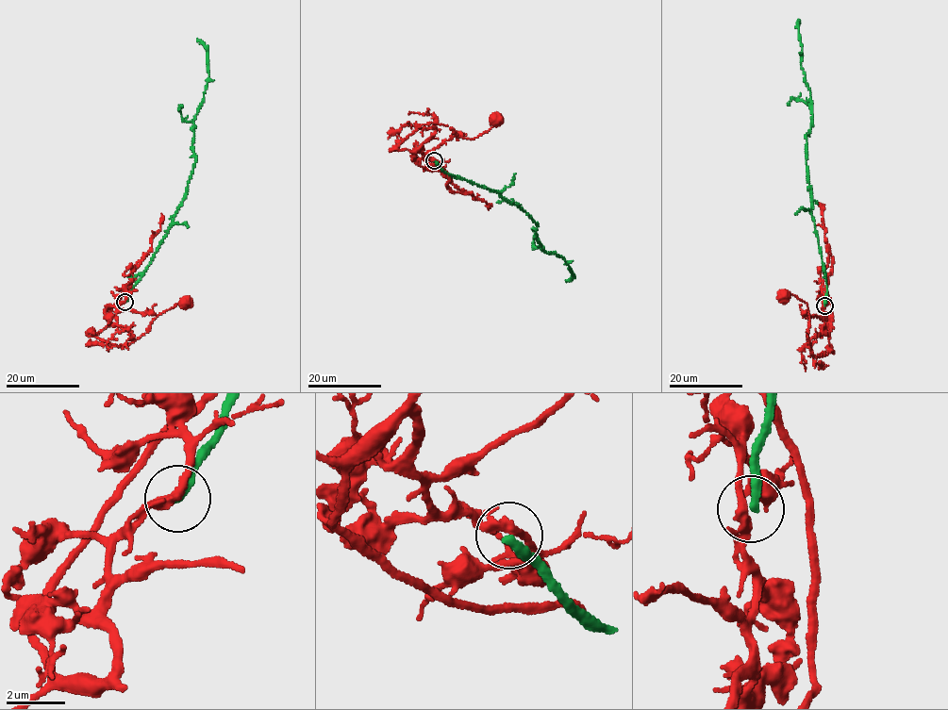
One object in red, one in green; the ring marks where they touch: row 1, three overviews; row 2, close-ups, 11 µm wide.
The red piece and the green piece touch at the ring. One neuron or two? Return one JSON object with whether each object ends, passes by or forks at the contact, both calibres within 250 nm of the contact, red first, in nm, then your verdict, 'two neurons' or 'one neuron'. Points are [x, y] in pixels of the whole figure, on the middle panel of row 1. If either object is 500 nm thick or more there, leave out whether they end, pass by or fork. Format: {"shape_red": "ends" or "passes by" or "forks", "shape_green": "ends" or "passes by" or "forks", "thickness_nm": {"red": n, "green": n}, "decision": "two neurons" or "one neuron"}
{"shape_red": "passes by", "shape_green": "ends", "thickness_nm": {"red": 280, "green": 280}, "decision": "two neurons"}

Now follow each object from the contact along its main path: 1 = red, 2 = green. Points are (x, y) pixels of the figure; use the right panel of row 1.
1: (823, 305), (823, 319), (806, 316), (806, 303), (791, 293), (785, 296)
2: (823, 305), (826, 287), (812, 218), (806, 154), (806, 135), (812, 116), (811, 95), (801, 67), (798, 19)

